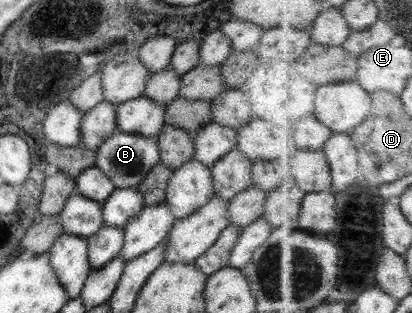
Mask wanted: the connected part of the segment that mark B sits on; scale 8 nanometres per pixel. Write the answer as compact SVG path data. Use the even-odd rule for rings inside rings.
M118 130L97 147L94 166L105 173L116 188L125 188L134 187L158 161L159 149L154 137L144 137Z

